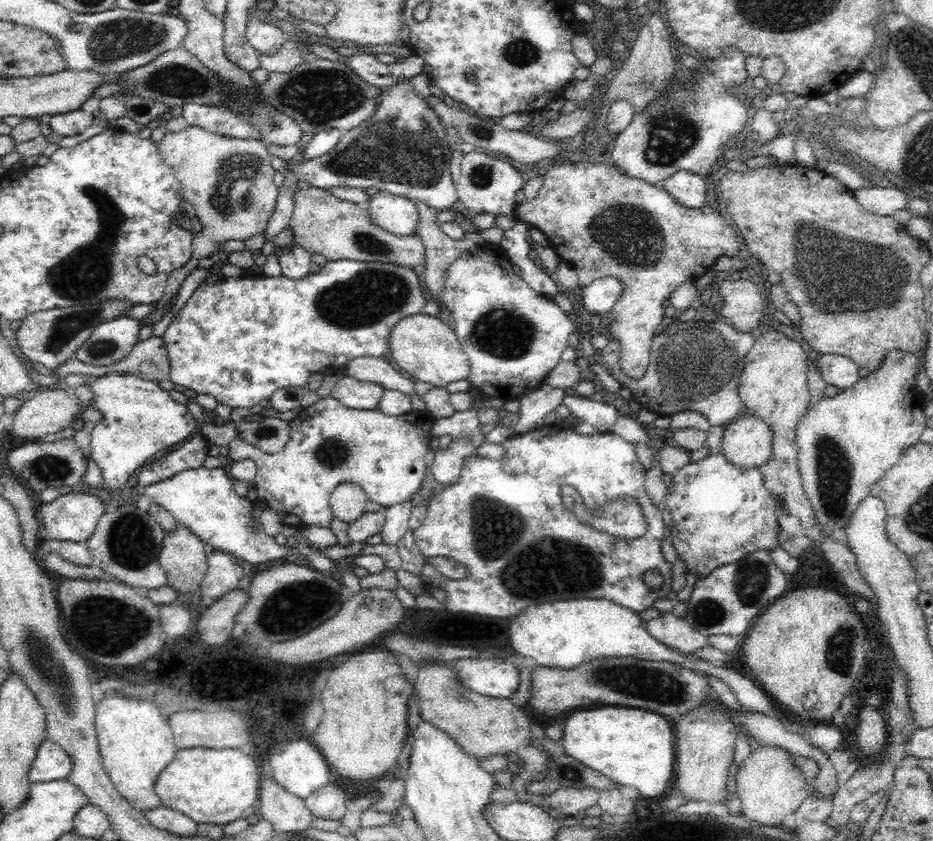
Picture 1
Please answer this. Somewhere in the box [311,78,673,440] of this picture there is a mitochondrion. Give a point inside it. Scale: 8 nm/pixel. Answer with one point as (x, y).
(400, 148)

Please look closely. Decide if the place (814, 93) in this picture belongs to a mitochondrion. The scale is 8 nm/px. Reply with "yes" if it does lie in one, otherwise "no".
no

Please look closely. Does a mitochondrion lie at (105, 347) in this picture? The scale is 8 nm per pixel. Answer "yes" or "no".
yes

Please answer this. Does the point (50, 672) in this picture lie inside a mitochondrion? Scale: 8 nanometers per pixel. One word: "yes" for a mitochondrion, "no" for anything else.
yes

